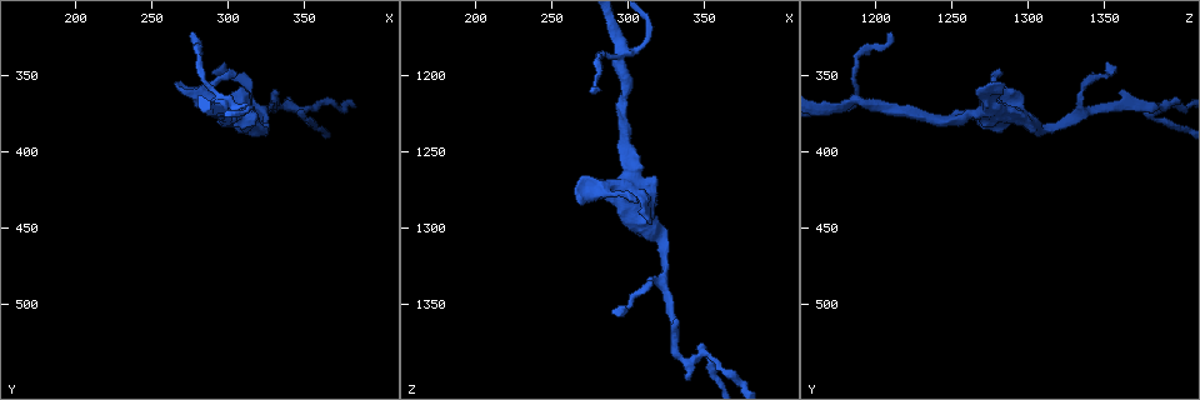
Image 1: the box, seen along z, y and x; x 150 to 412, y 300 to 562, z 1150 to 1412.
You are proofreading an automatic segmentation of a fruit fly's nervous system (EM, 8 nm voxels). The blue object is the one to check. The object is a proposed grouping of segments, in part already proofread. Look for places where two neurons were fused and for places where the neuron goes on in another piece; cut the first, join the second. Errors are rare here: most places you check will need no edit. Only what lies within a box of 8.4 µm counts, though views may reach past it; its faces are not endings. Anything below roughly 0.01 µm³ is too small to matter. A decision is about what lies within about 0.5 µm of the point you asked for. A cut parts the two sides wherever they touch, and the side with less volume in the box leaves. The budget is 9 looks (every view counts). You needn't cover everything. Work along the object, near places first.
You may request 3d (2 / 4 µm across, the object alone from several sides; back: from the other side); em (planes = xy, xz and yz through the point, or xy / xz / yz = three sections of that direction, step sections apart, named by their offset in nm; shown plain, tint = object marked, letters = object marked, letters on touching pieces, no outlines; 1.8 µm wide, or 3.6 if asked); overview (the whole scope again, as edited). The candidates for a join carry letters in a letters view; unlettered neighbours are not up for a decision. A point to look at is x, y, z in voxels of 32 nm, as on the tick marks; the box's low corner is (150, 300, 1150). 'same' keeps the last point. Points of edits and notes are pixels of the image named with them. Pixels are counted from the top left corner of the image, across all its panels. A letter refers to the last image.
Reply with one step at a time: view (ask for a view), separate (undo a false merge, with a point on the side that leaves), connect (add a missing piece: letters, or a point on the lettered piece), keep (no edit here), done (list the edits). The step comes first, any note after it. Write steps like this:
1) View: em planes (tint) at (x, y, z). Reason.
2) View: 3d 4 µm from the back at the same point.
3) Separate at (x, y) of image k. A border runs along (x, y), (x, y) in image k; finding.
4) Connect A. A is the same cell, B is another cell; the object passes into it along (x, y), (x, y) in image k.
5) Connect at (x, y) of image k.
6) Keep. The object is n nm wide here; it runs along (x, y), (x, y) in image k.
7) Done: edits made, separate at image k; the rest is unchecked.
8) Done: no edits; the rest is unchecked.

View: 3d 4 µm at (296, 366, 1190). Looks like a crossing.

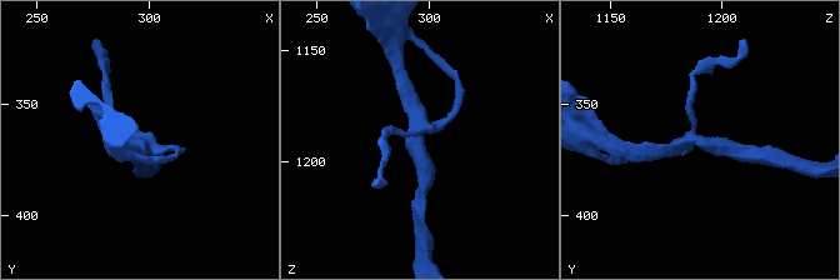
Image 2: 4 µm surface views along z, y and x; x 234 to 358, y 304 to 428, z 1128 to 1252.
View: em yz step 8 (letters) at (294, 367, 1188). 4 arms meet here.

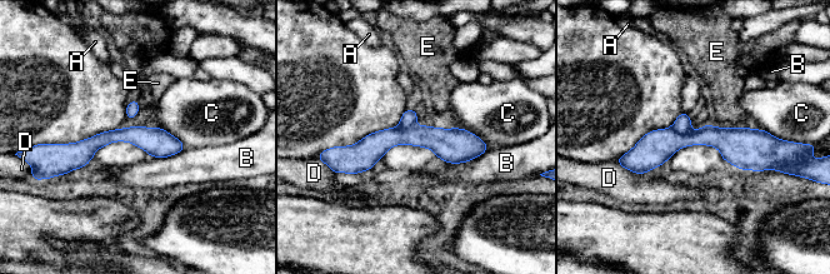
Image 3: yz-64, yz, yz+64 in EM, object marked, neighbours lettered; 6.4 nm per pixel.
Keep. The longest contact is with B, 260 nm; A, B, C, D and E are other cells; a border runs along (489, 148), (469, 160), (451, 164) in image 3; one neuron here.

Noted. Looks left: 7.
View: 3d 4 µm at (268, 360, 1268). Branch stops here.

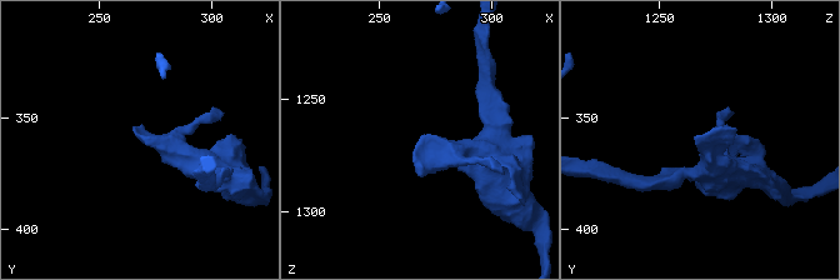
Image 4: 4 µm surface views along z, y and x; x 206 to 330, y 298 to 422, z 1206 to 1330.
View: em planes (letters) at (267, 357, 1269).

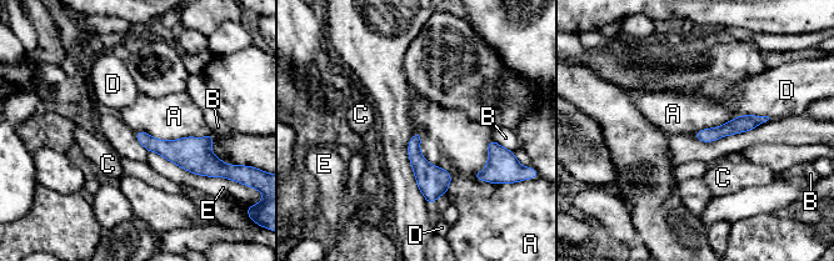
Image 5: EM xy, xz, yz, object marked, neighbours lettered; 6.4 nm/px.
Keep. A, B, C, D and E are other cells; none of them fits.

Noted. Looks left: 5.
View: 3d 4 µm at (318, 384, 1304). Three-way junction.

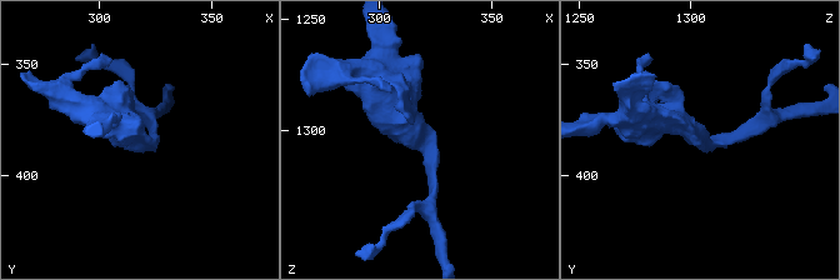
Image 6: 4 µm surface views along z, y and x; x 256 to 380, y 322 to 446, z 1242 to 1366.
View: em yz step 4 (tint) at (317, 383, 1303). 3 arms meet here.

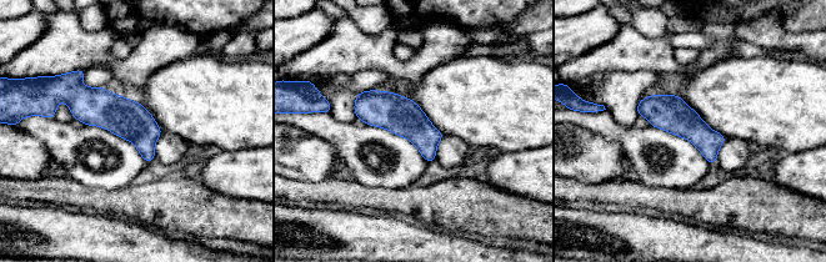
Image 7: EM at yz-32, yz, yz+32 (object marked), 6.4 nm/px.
View: em planes (letters) at the same point.

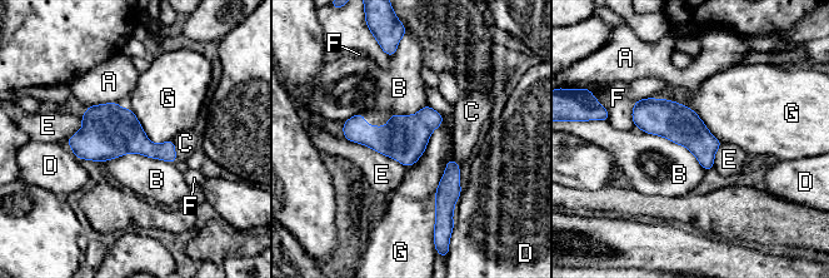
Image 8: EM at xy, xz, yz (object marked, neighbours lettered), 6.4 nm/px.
Keep. The longest contact is with B, 480 nm; A, B, C, D, E, F and G are other cells; a border runs along (173, 162), (125, 153), (100, 163) in image 8; one neuron here.

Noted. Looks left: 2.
View: em planes (letters) at (288, 346, 1356). An open end.

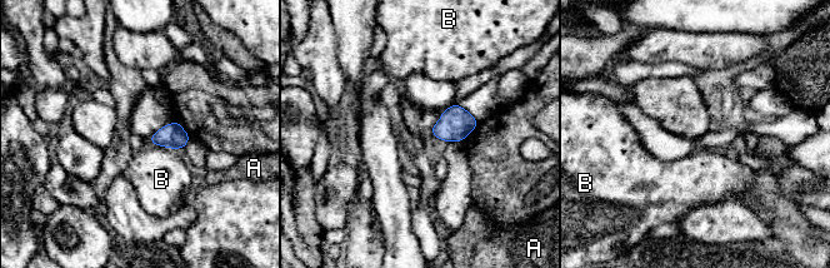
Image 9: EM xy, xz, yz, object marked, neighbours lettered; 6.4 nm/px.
Keep. A and B are other cells; a border runs along (154, 144), (170, 147), (174, 150) in image 9; no lettered piece goes on from it.

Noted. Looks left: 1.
Done: no edits; the rest is unchecked.

